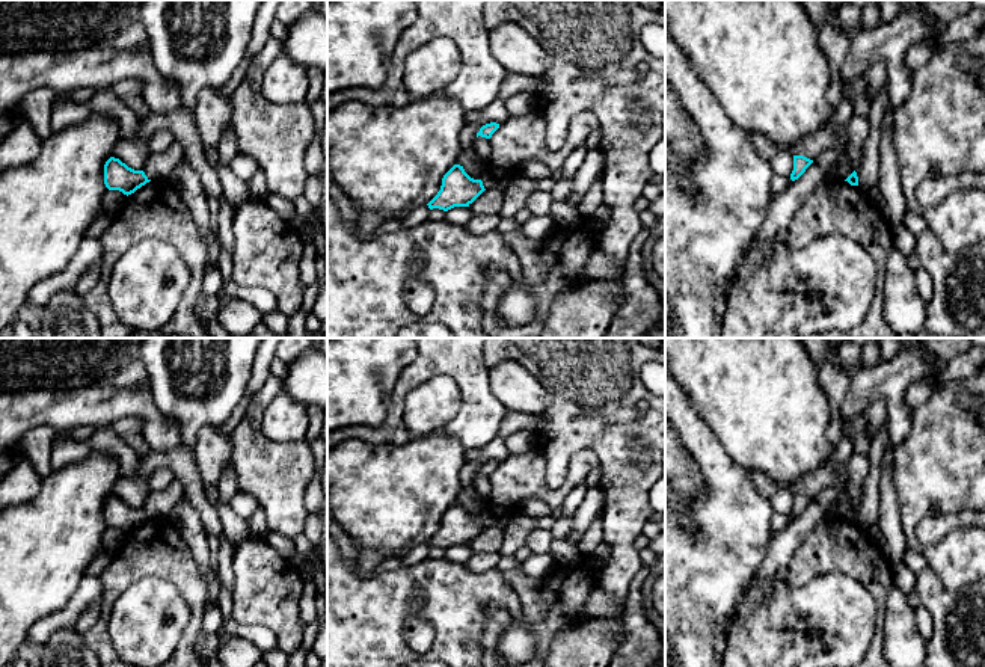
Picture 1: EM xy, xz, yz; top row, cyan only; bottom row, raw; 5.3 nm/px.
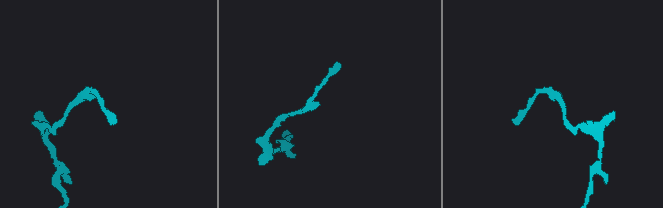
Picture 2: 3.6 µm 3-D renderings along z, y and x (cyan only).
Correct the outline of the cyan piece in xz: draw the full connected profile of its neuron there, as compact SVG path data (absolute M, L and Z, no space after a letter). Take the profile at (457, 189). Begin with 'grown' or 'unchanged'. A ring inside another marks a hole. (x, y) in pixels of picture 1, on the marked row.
unchanged | M454 164L443 175L440 190L427 205L430 210L443 211L454 207L469 207L484 190L481 180L471 178L463 166Z

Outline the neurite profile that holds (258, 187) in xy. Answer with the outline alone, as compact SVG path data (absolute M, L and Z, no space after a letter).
M258 169L253 177L247 181L250 196L255 201L265 201L270 195L267 178L261 169Z

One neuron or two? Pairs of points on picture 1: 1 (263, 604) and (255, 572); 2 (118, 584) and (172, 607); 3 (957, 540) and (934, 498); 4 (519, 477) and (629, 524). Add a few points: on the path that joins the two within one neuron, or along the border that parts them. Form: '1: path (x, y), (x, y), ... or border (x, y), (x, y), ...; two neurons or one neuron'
1: path (263, 596), (260, 580); one neuron
2: border (163, 578), (136, 580), (115, 601), (109, 617); two neurons
3: path (935, 550), (922, 550), (911, 539), (913, 519); one neuron
4: border (575, 453), (569, 462), (567, 476), (549, 486); two neurons

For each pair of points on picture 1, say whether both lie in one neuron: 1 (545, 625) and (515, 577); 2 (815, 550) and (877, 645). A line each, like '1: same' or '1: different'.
1: same
2: same

